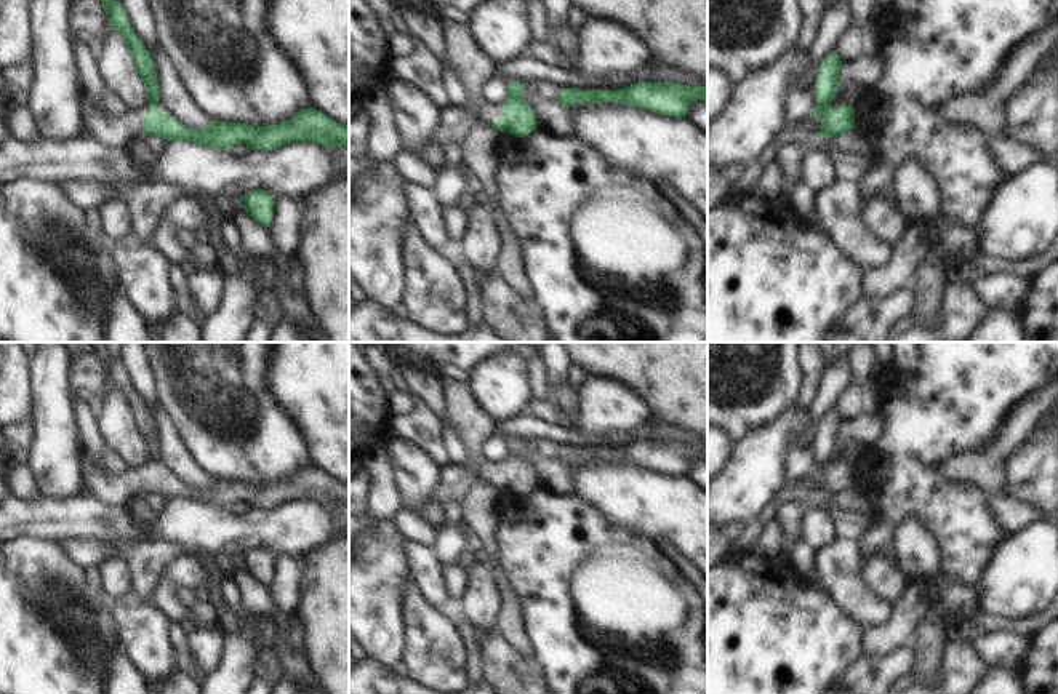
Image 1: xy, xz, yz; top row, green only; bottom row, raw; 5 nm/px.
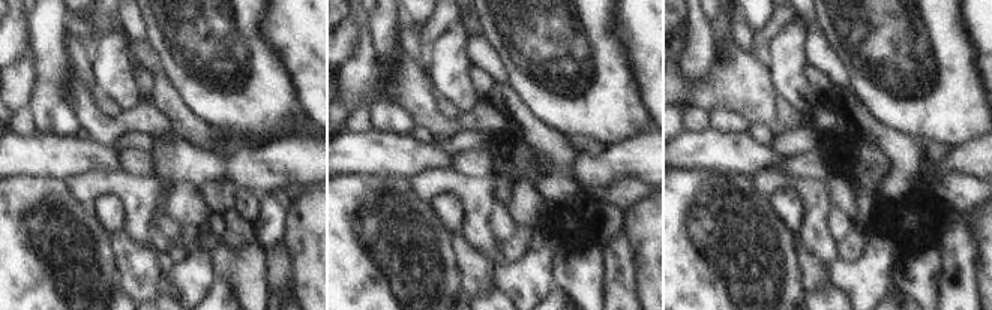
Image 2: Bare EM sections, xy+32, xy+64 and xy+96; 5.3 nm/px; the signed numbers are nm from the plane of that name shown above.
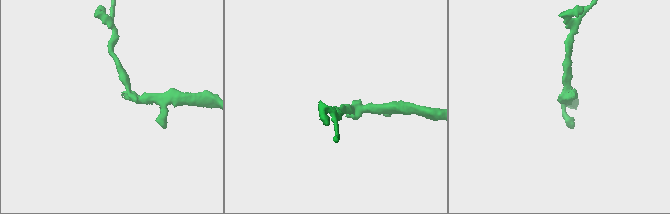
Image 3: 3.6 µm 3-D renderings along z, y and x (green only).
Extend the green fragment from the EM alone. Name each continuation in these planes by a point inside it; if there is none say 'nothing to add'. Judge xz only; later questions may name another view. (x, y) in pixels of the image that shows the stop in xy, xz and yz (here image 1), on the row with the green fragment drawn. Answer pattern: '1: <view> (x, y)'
1: xz (488, 114).

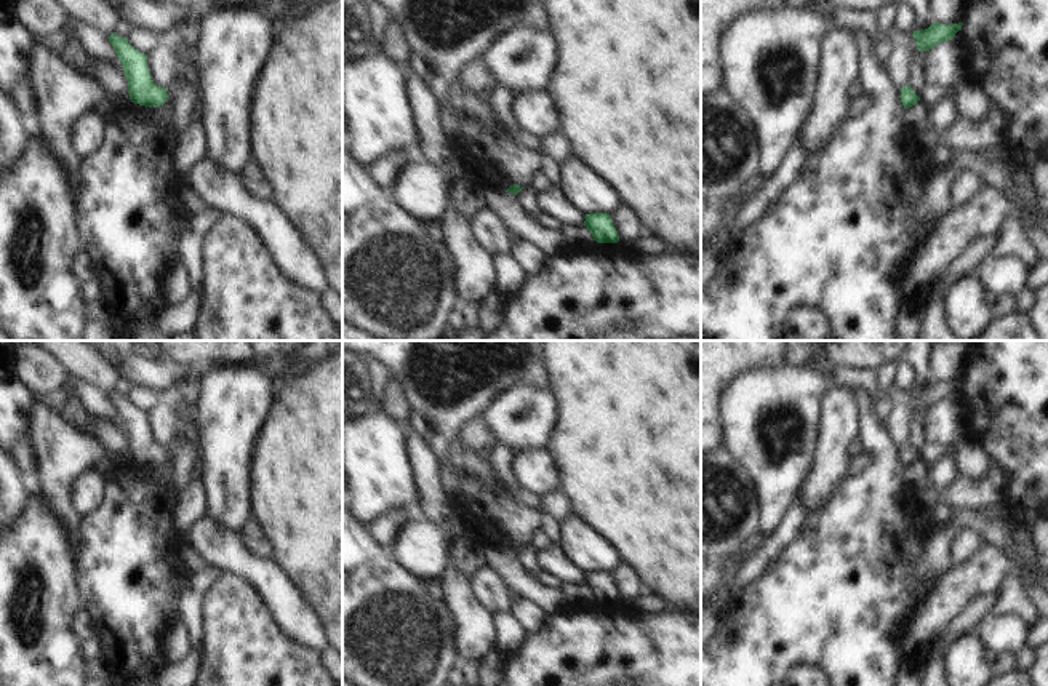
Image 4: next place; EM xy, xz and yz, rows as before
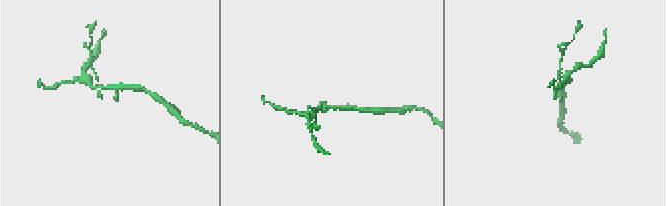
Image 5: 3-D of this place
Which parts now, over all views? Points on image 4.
nothing to add.

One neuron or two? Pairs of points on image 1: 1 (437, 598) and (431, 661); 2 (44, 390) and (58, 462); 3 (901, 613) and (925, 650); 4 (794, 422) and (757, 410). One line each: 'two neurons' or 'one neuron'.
1: two neurons
2: one neuron
3: two neurons
4: two neurons

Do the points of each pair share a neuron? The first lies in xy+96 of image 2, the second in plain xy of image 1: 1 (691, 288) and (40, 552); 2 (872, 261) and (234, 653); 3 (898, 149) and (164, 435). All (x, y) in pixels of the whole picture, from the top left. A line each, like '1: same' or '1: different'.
1: same
2: different
3: same

